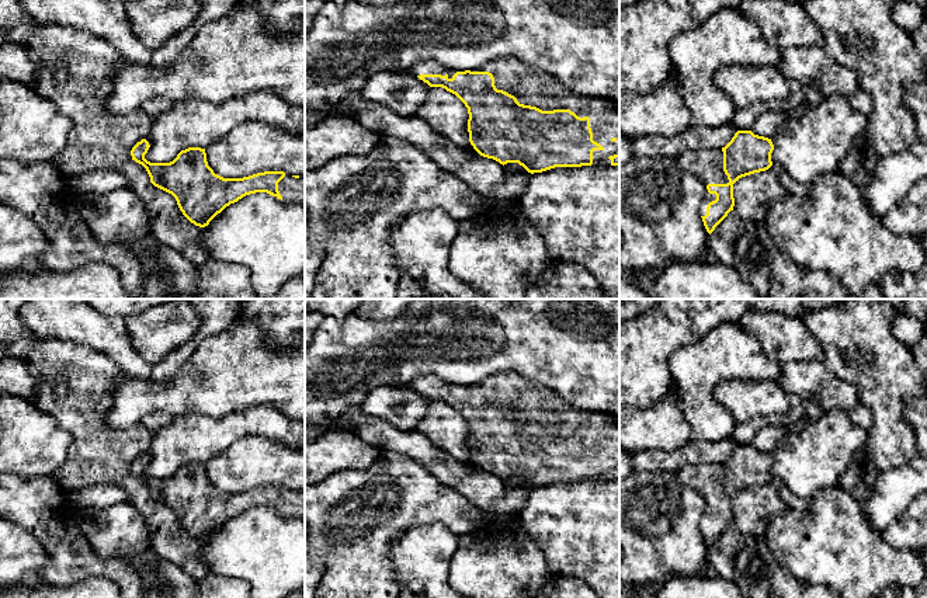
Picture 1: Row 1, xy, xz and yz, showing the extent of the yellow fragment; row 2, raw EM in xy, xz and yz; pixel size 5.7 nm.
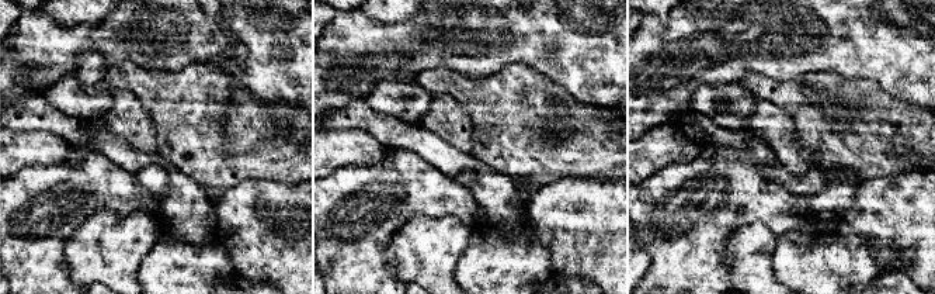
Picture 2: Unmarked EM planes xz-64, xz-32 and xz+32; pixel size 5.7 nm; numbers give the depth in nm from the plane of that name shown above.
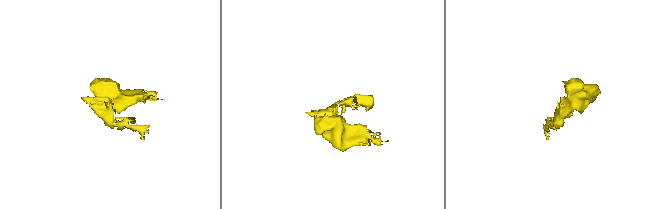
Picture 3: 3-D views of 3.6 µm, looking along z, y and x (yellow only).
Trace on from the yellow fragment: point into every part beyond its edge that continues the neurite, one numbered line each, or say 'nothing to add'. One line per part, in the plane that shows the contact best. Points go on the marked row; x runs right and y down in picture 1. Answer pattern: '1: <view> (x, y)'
1: xz (531, 86)

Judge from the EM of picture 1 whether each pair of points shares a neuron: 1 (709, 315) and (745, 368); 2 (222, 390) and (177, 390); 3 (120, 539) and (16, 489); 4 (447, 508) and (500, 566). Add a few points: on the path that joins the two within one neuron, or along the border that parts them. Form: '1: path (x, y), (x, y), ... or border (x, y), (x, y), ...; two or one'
1: border (735, 322), (718, 324), (688, 344); two
2: path (211, 390), (188, 390); one
3: border (66, 503), (76, 515), (79, 529), (93, 548); two
4: border (485, 525), (459, 536); two

